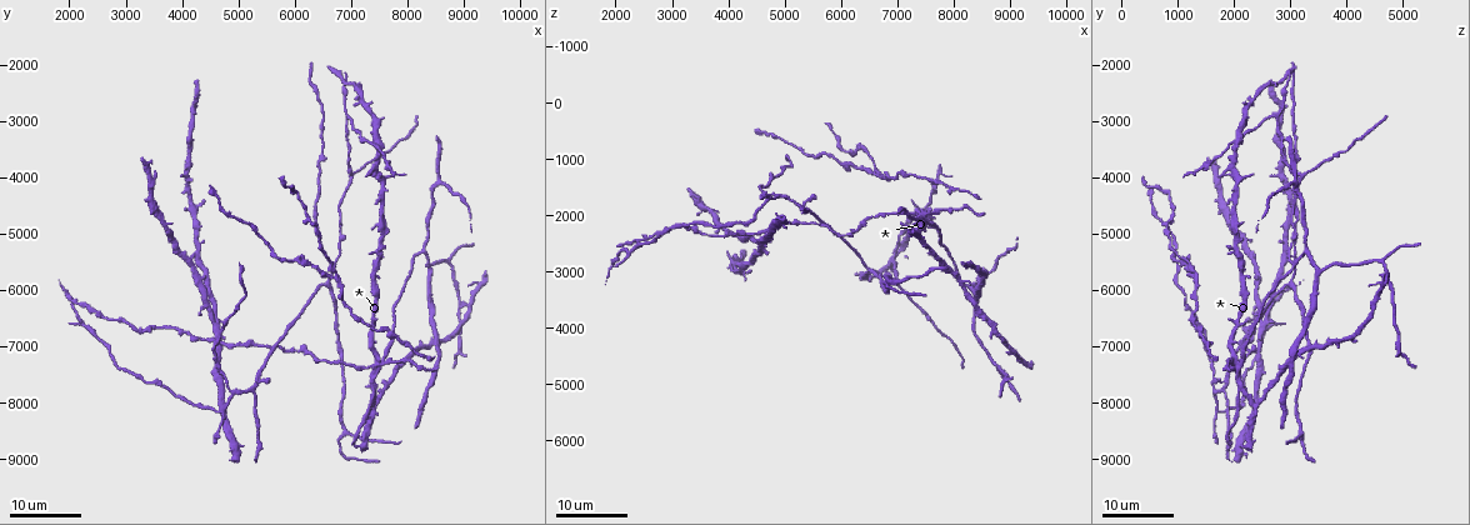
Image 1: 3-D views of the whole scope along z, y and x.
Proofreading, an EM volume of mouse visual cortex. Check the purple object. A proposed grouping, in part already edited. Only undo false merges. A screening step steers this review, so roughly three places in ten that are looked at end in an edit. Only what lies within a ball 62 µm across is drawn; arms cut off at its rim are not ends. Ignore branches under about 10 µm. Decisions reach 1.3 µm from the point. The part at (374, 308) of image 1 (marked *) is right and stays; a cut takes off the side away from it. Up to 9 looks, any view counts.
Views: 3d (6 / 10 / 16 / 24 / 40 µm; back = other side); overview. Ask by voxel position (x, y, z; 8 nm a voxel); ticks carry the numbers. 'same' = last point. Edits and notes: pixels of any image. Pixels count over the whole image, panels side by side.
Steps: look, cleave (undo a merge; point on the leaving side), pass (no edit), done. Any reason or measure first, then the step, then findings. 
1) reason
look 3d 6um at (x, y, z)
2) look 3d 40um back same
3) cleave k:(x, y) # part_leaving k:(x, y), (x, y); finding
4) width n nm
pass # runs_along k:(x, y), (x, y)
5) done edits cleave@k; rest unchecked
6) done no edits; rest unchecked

four arms meet
look 3d 16um at (5550, 7050, 2100)

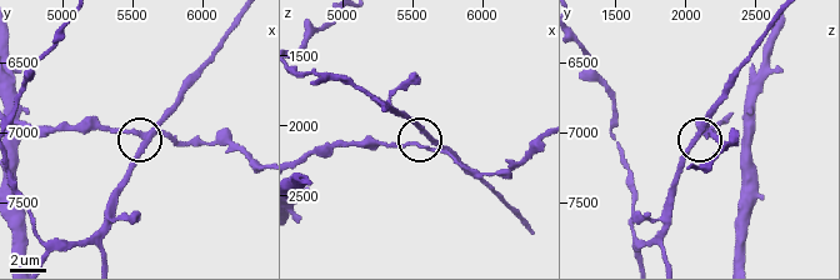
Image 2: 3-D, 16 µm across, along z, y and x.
look 3d 6um at (5620, 7040, 2080)

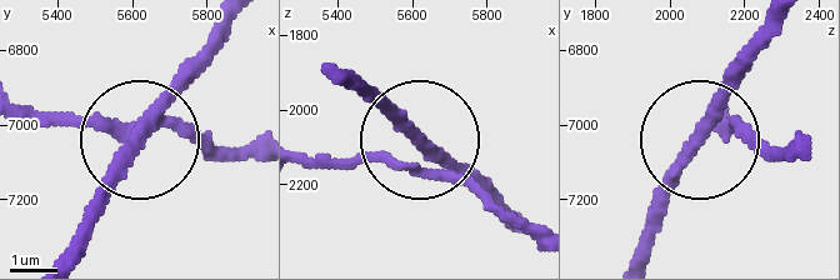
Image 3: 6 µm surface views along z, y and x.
width 280 nm
pass # runs_along 3:(529, 233), (421, 145), (301, 156); all the same neuron

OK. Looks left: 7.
three-way junction
look 3d 16um at (6600, 5850, 2950)

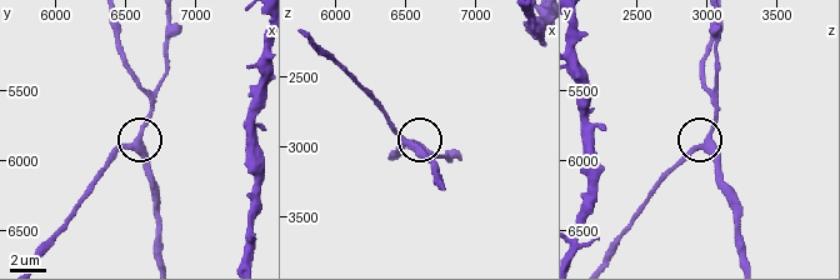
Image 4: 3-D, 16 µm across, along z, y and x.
look 3d 10um at (6580, 5840, 3020)

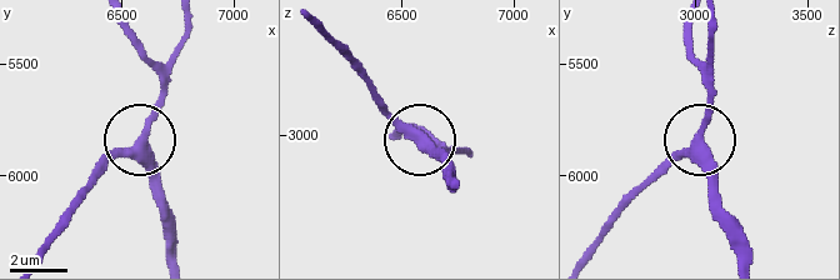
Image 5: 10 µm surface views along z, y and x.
look 3d 10um back at (6600, 5840, 3020)

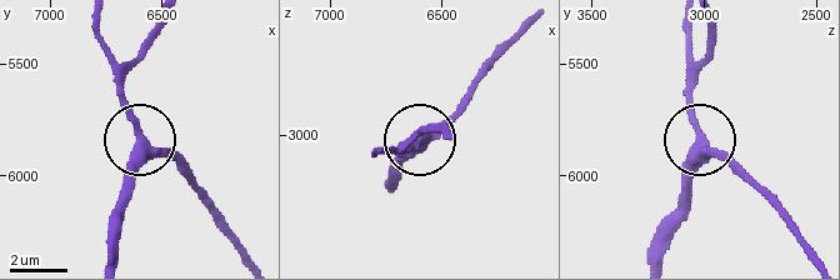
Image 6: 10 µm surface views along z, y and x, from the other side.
arms 3
pass # runs_along 6:(248, 254), (208, 196), (145, 144), (121, 223); all the same neuron

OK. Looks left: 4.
a fork
look 3d 16um at (4900, 7850, 1650)

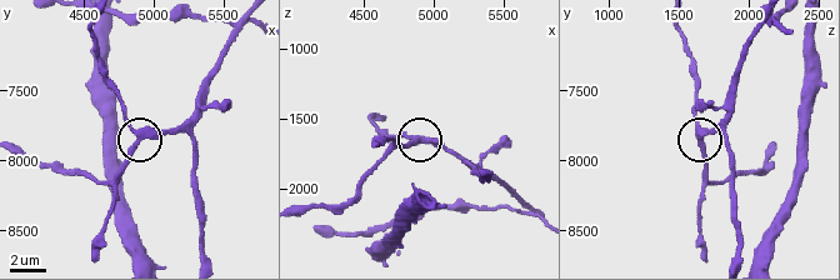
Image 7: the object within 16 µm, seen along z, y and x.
look 3d 10um at (4880, 7860, 1640)

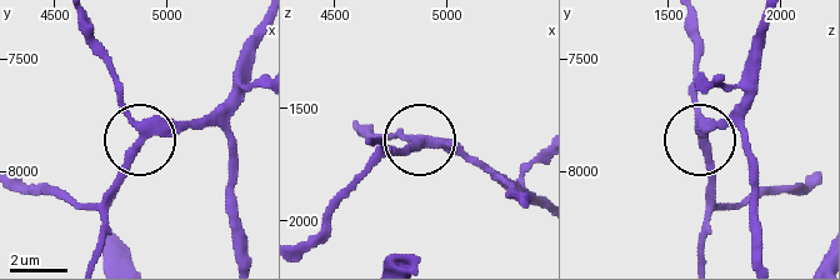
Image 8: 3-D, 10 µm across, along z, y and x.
width 300 nm
pass # runs_along 8:(259, 45), (213, 109), (149, 134), (125, 103), (113, 61); all the same neuron

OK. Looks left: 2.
a fork
look 3d 16um at (4500, 6900, 2350)

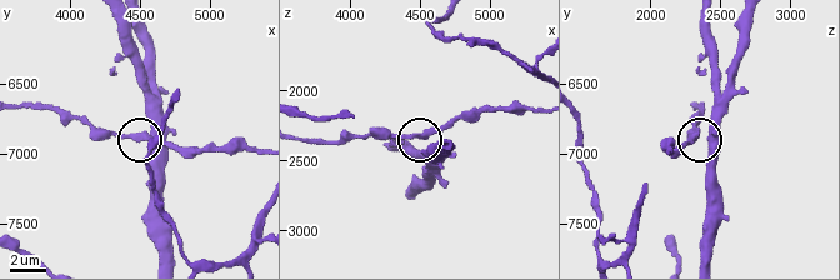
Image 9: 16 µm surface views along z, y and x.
look 3d 6um at (4560, 6860, 2340)

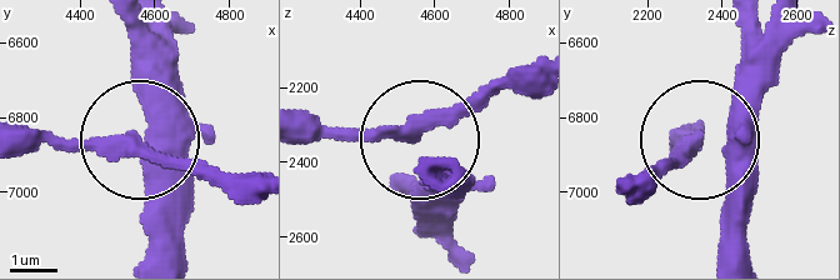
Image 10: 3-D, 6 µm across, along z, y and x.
arms 3
pass # runs_along 10:(250, 188), (130, 140), (23, 140); all the same neuron

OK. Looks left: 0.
done no edits; rest unchecked

